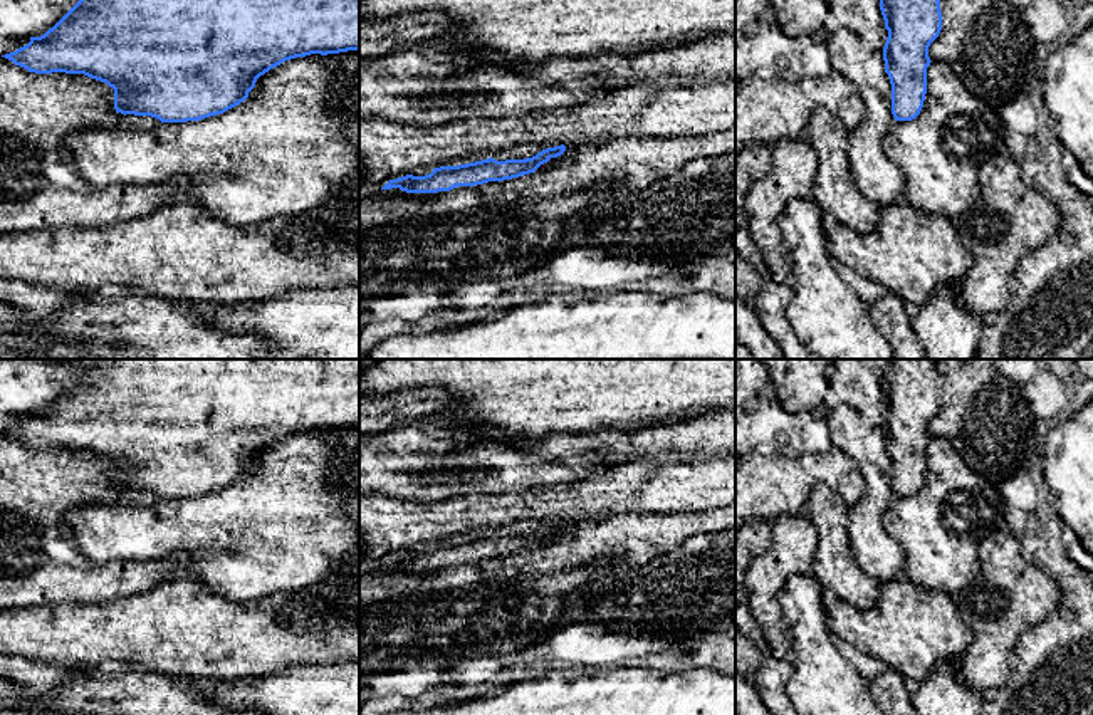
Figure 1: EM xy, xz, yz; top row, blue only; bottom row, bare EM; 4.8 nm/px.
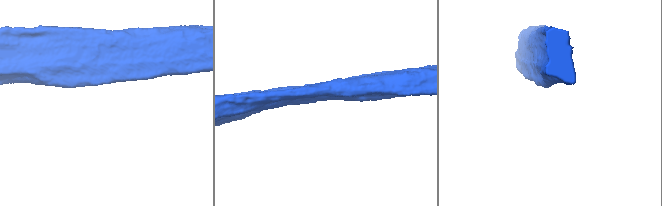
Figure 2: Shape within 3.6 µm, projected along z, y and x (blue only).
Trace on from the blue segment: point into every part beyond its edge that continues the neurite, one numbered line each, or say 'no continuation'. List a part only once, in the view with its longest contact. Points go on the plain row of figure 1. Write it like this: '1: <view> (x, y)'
no continuation

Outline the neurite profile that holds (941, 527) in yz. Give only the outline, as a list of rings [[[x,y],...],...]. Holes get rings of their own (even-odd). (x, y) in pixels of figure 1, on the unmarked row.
[[[930,438],[920,490],[912,497],[897,497],[883,517],[883,527],[905,551],[907,579],[922,589],[955,596],[979,576],[977,551],[986,534],[1007,529],[1006,510],[999,487],[974,473],[949,441]]]

